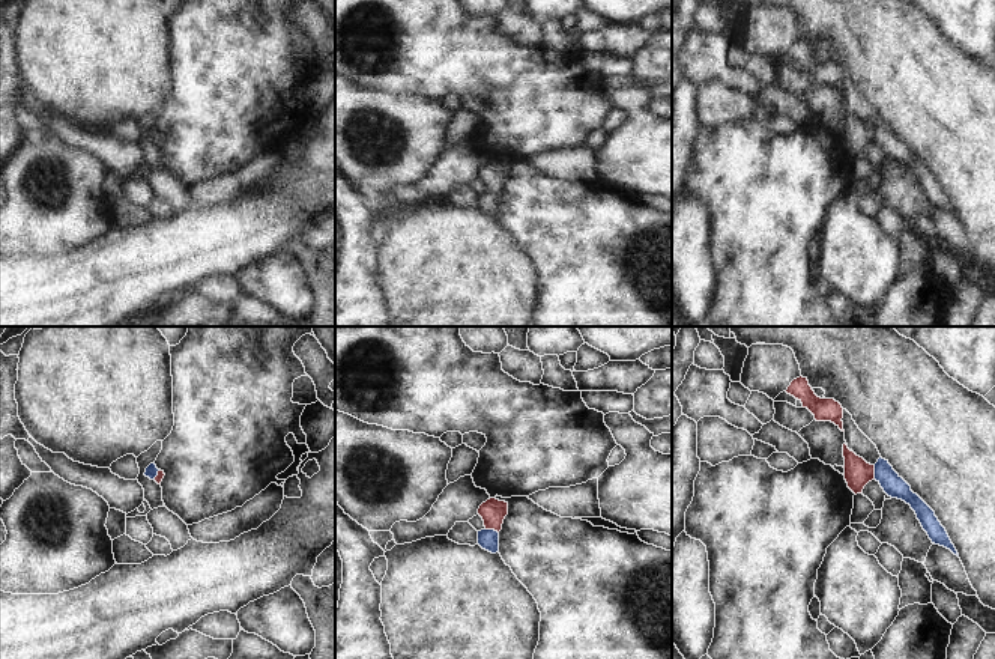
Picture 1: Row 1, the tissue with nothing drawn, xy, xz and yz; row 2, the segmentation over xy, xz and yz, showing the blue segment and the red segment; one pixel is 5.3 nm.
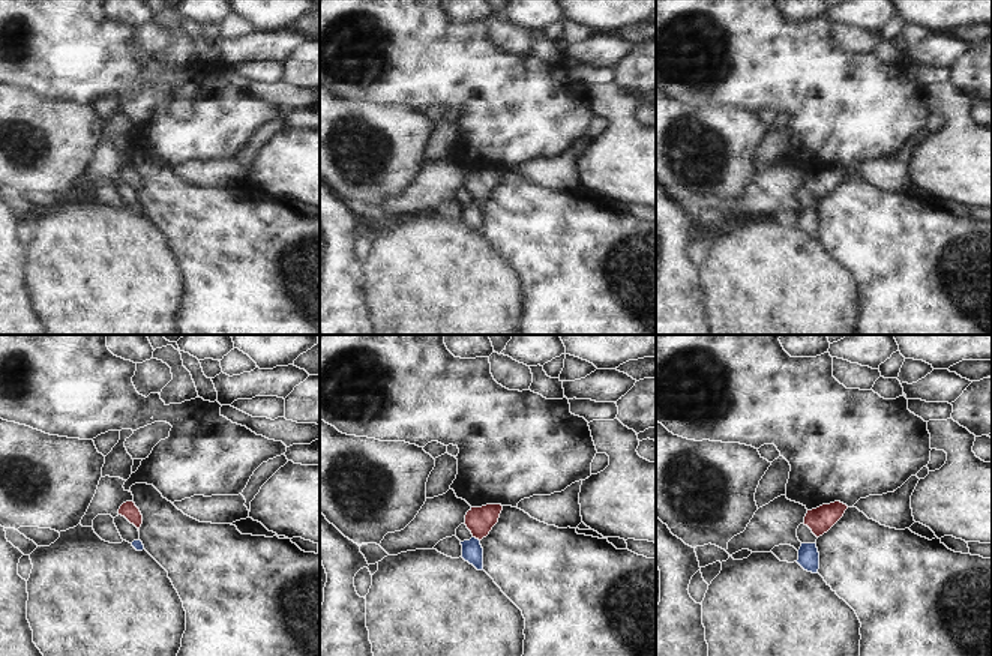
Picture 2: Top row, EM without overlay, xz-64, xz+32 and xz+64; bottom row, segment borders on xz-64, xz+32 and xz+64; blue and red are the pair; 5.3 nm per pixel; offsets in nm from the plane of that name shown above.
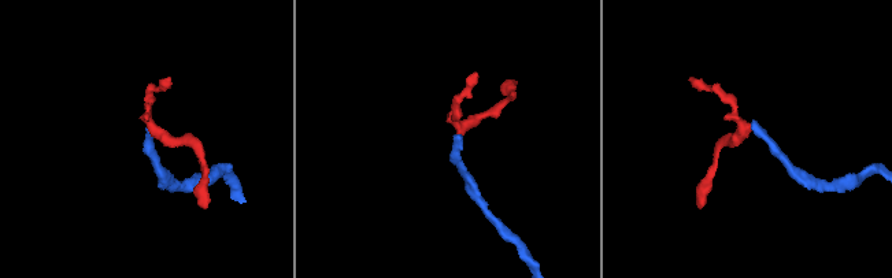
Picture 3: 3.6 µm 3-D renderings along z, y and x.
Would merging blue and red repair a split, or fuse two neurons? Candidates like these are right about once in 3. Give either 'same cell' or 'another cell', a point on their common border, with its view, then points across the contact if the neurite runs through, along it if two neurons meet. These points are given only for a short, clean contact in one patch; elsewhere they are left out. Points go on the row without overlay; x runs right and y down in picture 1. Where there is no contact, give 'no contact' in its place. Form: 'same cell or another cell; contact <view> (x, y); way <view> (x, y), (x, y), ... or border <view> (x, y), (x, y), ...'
same cell; contact yz (875, 136); way yz (895, 149), (875, 136), (858, 136)

